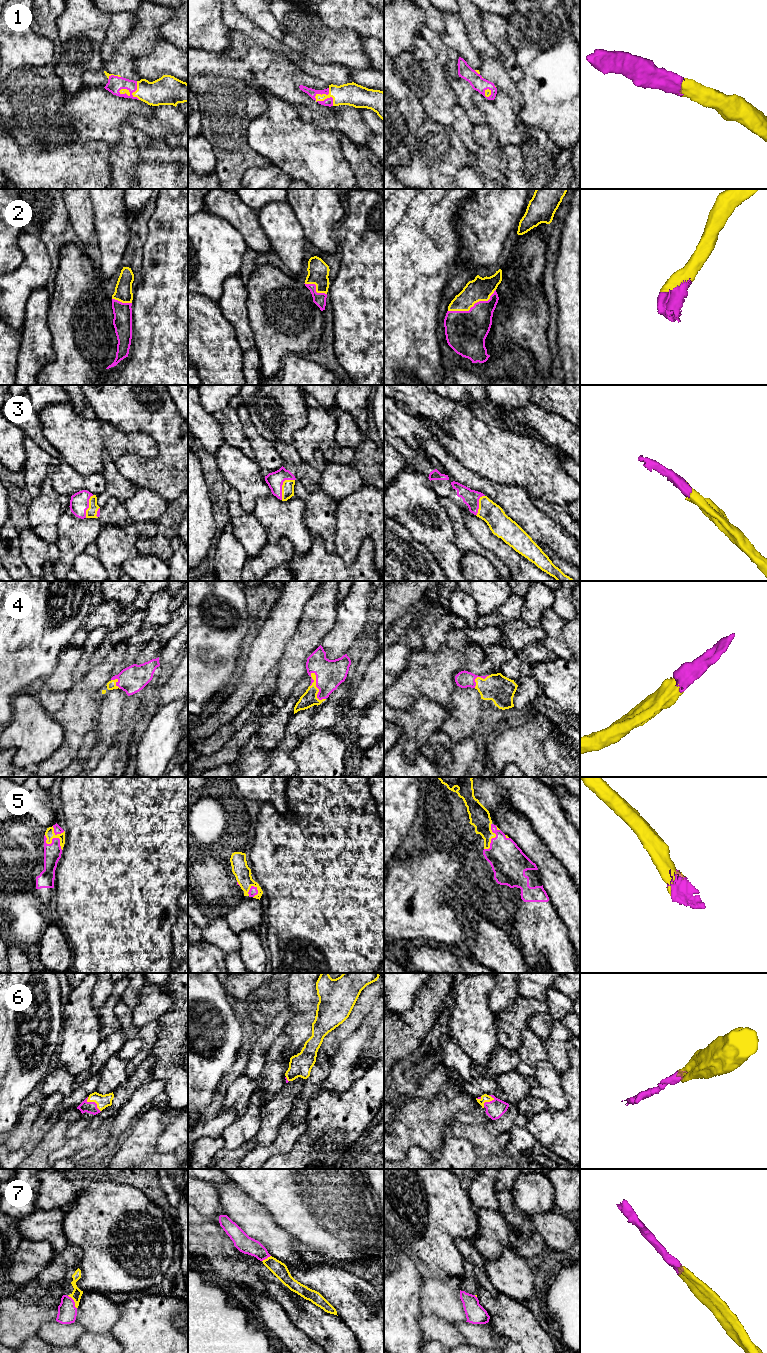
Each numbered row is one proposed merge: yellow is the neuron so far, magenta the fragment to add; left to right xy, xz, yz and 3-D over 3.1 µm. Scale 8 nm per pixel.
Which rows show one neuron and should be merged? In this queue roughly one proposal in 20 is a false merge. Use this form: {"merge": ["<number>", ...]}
{"merge": ["1", "2", "3", "4", "5", "6", "7"]}

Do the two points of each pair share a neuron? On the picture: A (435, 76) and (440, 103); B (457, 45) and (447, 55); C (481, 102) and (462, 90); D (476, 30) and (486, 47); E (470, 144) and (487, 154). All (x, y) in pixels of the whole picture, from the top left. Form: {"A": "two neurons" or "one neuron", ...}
{"A": "one neuron", "B": "two neurons", "C": "two neurons", "D": "one neuron", "E": "two neurons"}

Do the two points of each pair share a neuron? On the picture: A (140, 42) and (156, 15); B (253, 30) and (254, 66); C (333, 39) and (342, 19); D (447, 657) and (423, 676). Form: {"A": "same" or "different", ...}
{"A": "same", "B": "different", "C": "different", "D": "same"}

